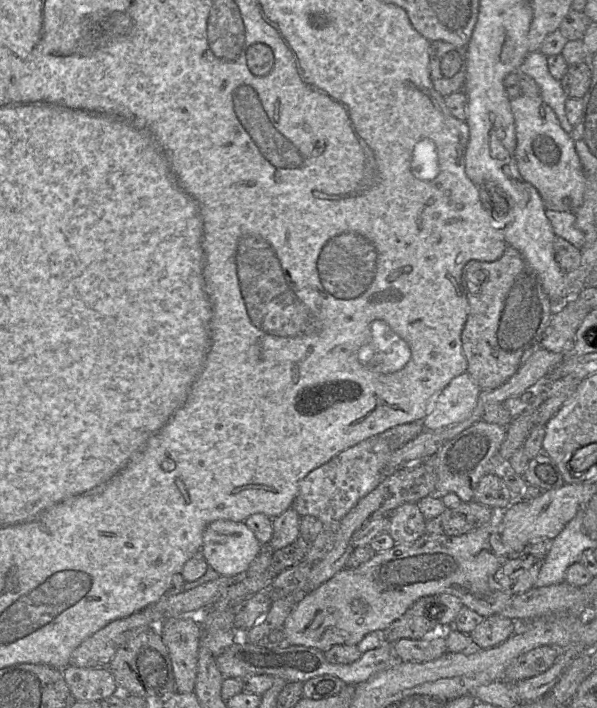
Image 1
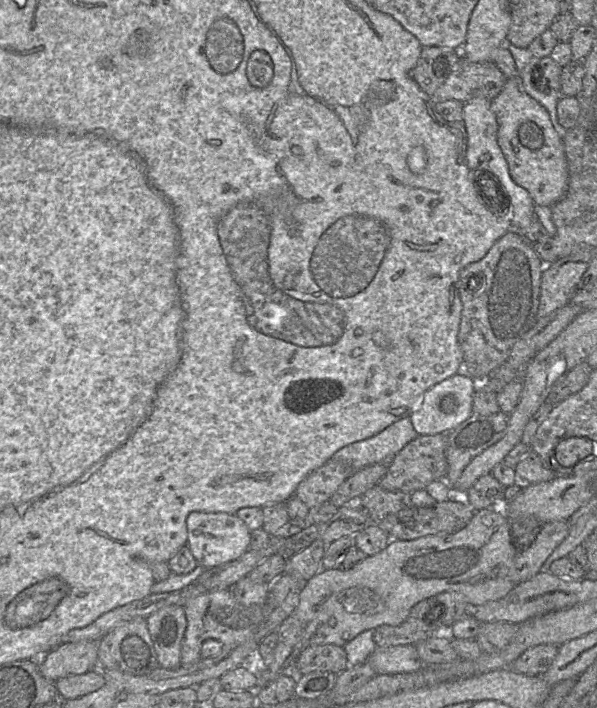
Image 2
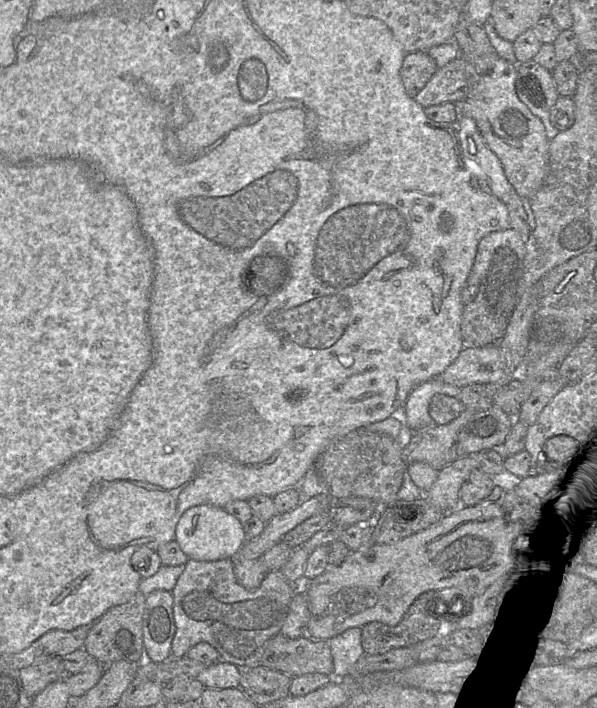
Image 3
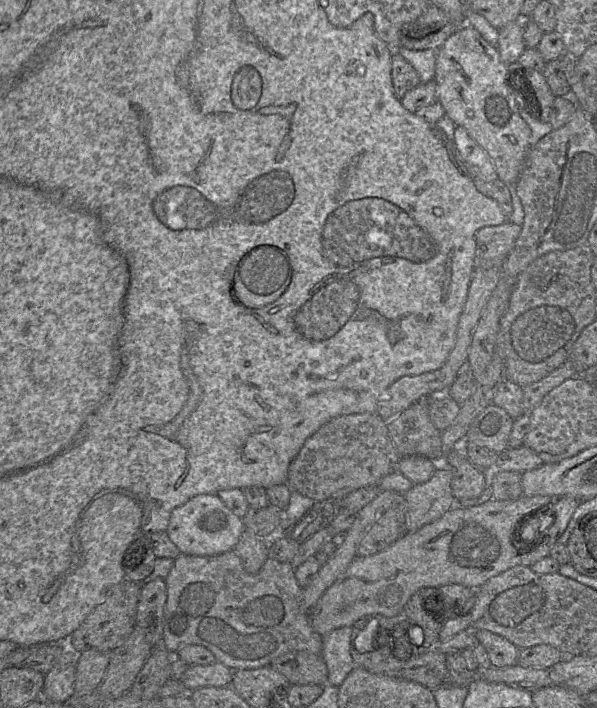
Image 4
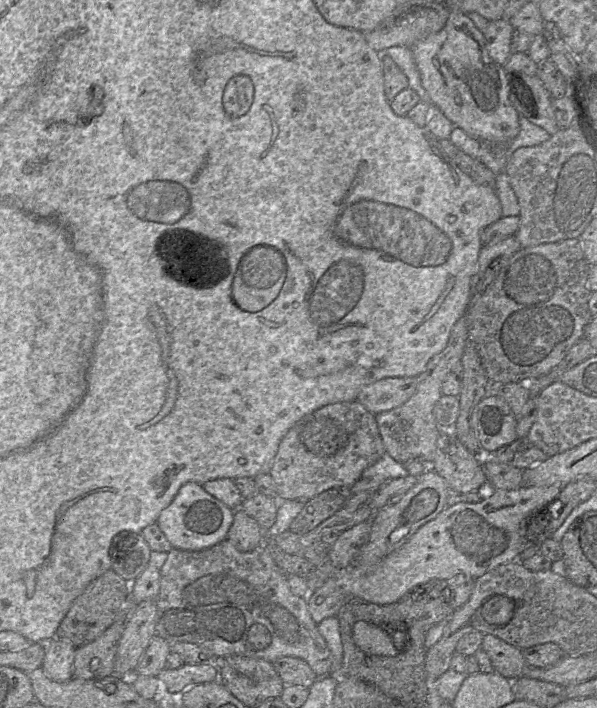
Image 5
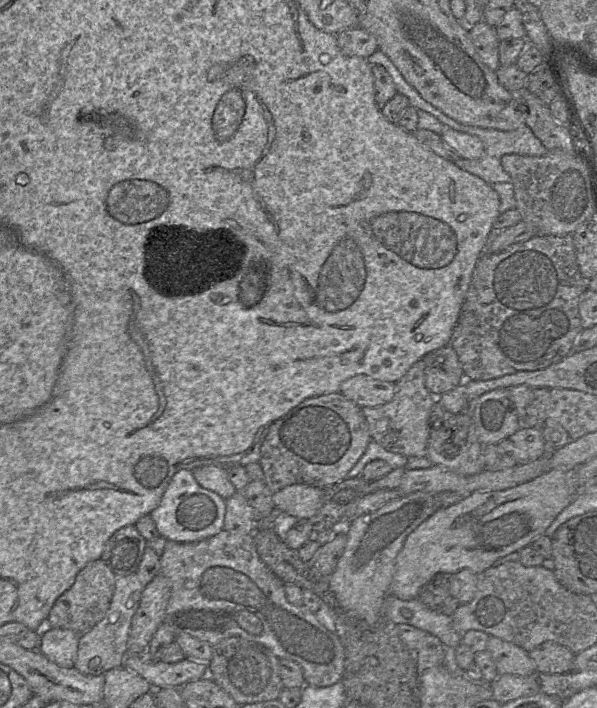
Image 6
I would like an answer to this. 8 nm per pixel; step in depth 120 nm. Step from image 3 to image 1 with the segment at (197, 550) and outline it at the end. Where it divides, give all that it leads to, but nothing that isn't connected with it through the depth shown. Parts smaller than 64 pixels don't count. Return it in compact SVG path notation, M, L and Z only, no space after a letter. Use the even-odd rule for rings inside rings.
M216 520L203 533L201 553L222 577L239 578L249 568L263 545L244 523Z

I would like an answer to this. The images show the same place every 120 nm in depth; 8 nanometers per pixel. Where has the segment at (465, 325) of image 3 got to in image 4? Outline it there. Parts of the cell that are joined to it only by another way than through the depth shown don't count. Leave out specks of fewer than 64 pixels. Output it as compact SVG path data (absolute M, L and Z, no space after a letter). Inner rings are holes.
M507 220L497 226L486 226L475 233L475 267L502 267L521 232L521 226Z

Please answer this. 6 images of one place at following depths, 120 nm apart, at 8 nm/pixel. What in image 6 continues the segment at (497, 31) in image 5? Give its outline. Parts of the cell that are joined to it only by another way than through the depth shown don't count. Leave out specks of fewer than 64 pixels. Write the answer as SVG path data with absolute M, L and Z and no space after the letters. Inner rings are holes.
M480 21L470 26L468 30L481 61L491 70L496 71L500 67L499 44L501 42L496 28Z

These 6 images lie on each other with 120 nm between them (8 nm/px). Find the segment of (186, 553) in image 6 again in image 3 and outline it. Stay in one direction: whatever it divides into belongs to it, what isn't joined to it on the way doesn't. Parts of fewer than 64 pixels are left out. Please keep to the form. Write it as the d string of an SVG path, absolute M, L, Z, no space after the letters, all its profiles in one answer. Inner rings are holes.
M231 558L215 561L188 559L171 592L176 628L171 643L171 656L182 658L191 647L206 642L218 651L221 661L234 664L240 669L251 669L261 665L264 644L281 633L291 600L298 589L299 585L290 583L281 570L269 571L258 588L249 590L236 578Z

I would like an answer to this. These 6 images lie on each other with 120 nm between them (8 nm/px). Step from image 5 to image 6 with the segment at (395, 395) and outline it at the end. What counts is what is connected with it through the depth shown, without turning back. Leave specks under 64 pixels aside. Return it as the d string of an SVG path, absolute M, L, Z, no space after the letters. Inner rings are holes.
M356 375L345 380L339 393L360 408L383 405L392 400L396 383Z

